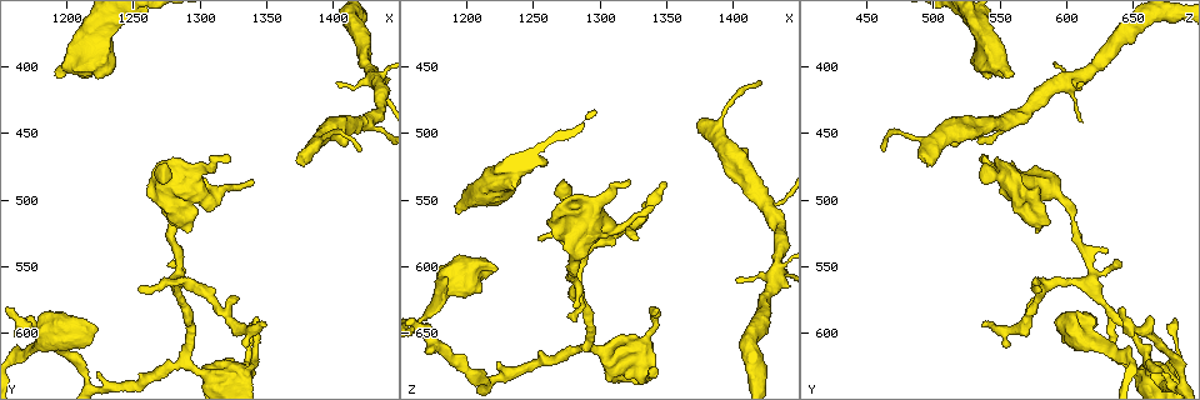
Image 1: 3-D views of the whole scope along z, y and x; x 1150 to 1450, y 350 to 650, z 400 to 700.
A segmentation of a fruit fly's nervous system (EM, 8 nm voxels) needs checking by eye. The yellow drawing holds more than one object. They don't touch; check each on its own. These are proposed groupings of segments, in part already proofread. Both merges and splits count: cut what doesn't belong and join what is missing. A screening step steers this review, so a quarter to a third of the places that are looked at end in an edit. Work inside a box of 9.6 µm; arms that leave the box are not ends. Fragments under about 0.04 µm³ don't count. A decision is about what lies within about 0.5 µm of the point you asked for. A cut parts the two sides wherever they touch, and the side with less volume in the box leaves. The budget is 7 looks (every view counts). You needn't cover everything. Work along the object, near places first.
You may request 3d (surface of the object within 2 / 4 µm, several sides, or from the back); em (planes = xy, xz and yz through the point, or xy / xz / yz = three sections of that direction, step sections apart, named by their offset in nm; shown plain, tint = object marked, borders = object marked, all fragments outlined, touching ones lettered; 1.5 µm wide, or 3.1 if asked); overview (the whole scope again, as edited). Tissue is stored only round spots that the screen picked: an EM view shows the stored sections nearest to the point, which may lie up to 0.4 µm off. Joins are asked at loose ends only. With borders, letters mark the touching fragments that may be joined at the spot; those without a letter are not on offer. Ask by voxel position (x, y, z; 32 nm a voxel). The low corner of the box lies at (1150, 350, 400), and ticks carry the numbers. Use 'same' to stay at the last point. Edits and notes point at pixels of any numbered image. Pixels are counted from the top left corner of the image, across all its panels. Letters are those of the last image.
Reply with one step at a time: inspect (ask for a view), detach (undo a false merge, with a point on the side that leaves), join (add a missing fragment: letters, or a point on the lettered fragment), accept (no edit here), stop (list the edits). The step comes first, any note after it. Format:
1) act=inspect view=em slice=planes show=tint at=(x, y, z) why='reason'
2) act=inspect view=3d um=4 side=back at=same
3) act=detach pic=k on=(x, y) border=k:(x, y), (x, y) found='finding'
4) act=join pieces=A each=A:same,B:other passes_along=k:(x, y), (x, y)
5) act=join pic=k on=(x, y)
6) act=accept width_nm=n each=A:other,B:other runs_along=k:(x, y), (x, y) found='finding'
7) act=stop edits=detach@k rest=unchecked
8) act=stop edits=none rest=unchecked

act=inspect view=em slice=planes show=plain at=(1224, 628, 674) why='free end'

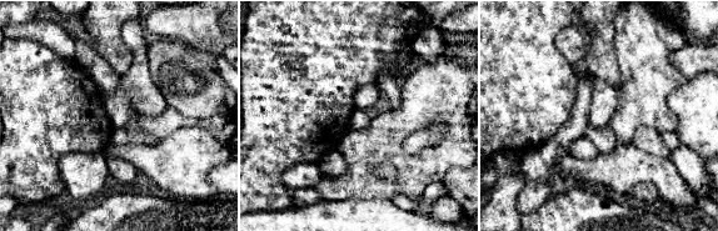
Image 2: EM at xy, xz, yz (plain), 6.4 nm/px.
act=inspect view=em slice=planes show=borders at=same why='what lies round it'

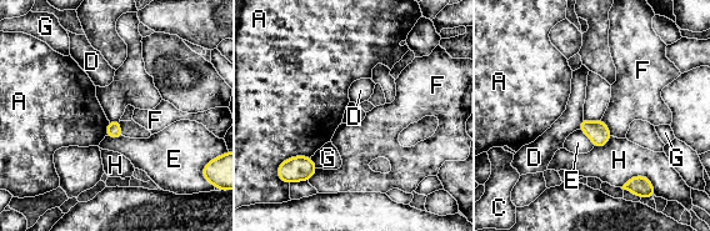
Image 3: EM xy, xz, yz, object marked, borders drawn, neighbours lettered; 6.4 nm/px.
act=accept each=A:other,C:other,D:other,E:other,F:other,G:other,H:other border=3:(310, 156), (290, 156), (281, 162) found='none of them fits'

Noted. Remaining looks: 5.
act=inspect view=3d um=4 side=back at=(1374, 472, 496) why='branch stops here'

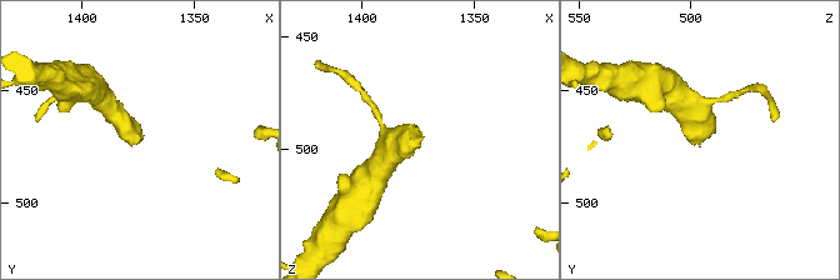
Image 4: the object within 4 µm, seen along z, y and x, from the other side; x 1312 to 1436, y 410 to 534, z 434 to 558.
act=inspect view=em slice=planes show=borders at=(1373, 472, 496)

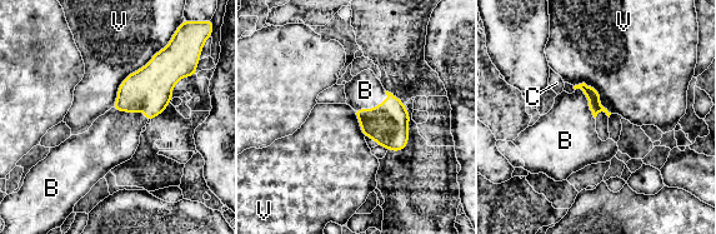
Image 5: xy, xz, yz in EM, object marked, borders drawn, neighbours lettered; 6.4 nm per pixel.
act=join pieces=B each=B:same,C:other,V:other passes_along=5:(387, 124), (375, 106), (365, 90) found='it goes on there'

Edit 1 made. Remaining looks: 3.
act=inspect view=3d um=4 at=(1190, 404, 562) why='thick end'

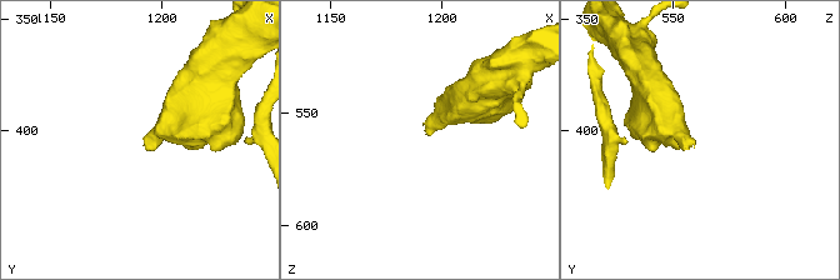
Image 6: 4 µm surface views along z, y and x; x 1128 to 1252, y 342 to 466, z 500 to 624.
act=inspect view=em slice=xy step=4 show=borders at=(1192, 405, 559) why='need the tissue'

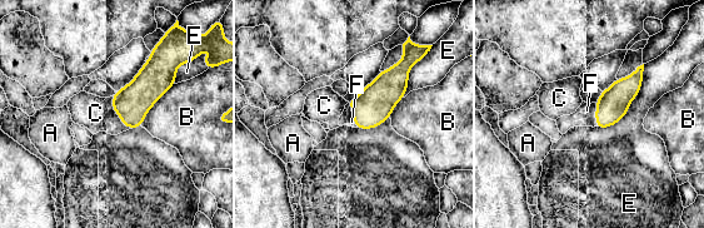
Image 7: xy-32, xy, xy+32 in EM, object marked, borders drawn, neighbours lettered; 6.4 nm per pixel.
act=join pieces=F width_nm=200 each=A:other,B:other,C:other,E:other,F:same found='it goes on there'

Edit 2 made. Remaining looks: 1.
act=stop edits=join@5,join@7 rest=unchecked

